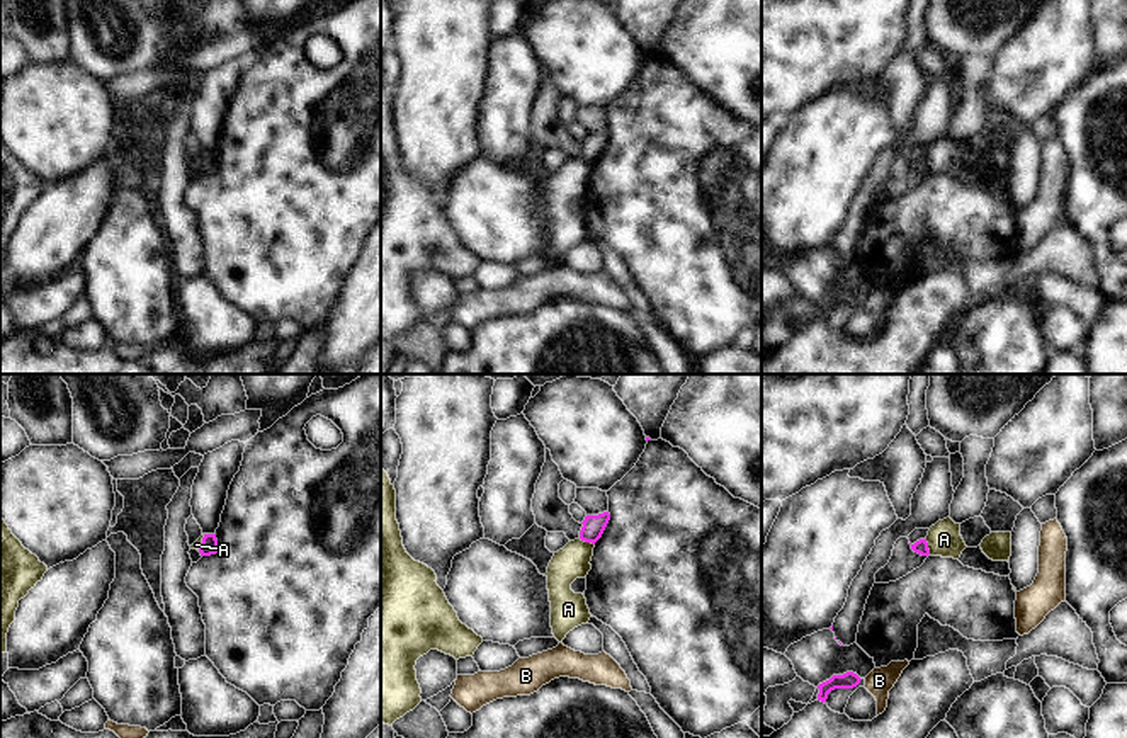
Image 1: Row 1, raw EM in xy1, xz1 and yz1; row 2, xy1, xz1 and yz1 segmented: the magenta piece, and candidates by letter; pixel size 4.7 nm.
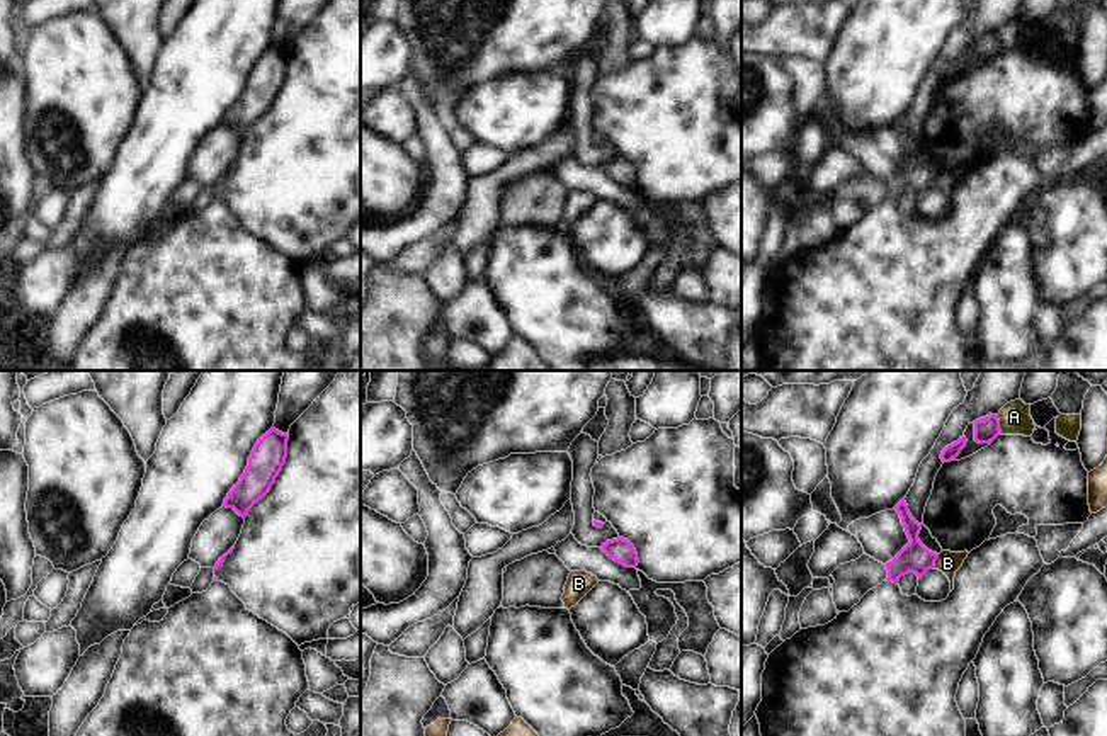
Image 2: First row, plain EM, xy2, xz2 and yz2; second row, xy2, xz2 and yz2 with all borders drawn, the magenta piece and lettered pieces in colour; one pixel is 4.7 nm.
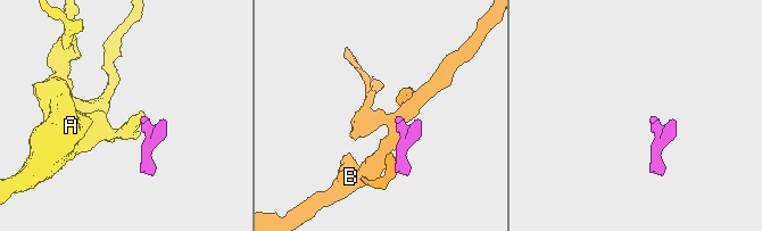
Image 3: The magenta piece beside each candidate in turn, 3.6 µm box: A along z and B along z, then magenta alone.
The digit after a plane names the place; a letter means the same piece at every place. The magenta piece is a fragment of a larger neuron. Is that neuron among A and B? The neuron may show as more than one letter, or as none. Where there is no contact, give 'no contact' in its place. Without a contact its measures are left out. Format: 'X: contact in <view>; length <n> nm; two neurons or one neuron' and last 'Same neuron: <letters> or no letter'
A: contact in yz2; length 90 nm; two neurons
B: contact in yz2; length 70 nm; two neurons
Same neuron: no letter

